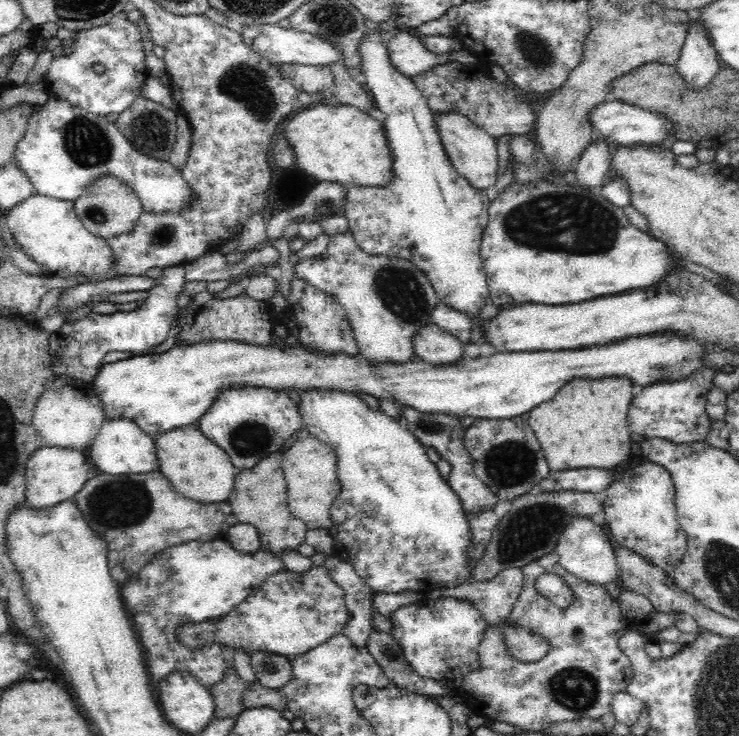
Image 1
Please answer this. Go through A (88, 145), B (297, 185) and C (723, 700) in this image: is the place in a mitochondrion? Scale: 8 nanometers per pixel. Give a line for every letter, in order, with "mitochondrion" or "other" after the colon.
A: mitochondrion
B: mitochondrion
C: mitochondrion

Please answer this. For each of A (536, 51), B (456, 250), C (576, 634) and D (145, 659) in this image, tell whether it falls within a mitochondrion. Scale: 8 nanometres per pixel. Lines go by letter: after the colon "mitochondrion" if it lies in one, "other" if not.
A: mitochondrion
B: other
C: mitochondrion
D: other

